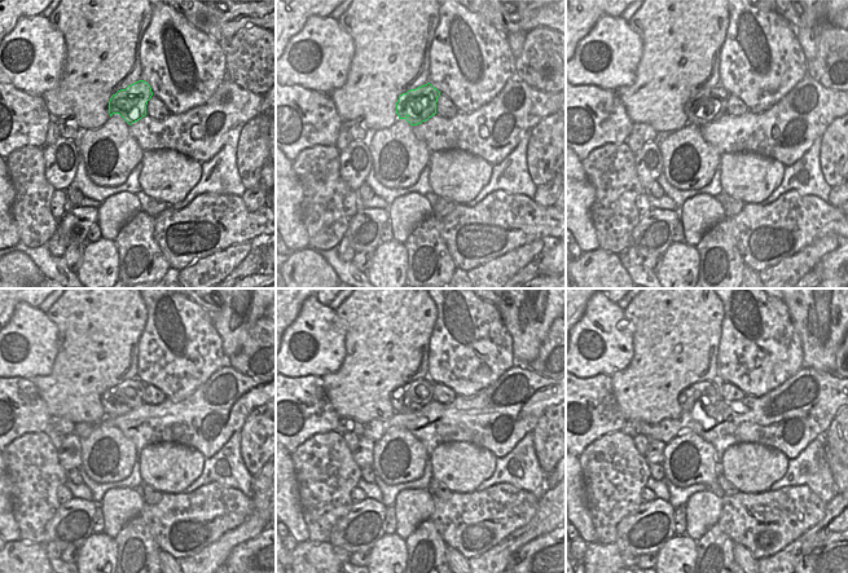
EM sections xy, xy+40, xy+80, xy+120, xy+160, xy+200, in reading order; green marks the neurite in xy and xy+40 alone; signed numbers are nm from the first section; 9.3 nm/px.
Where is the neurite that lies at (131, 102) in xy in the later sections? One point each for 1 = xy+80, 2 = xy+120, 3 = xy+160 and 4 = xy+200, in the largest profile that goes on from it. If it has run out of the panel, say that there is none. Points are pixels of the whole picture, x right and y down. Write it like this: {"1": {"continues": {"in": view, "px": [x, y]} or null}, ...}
{"1": {"continues": {"in": "xy+80", "px": [708, 105]}}, "2": {"continues": {"in": "xy+120", "px": [130, 392]}}, "3": {"continues": {"in": "xy+160", "px": [420, 392]}}, "4": {"continues": {"in": "xy+200", "px": [707, 392]}}}

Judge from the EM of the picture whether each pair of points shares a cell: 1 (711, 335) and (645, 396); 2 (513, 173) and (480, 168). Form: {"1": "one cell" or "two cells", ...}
{"1": "one cell", "2": "two cells"}

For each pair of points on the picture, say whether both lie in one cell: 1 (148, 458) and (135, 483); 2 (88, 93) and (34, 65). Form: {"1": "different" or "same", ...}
{"1": "different", "2": "different"}

